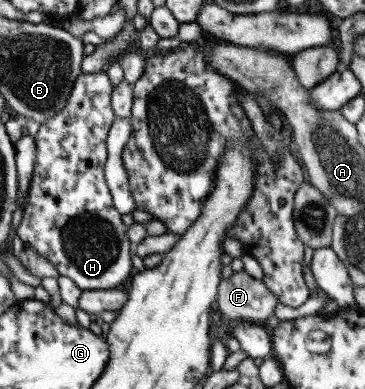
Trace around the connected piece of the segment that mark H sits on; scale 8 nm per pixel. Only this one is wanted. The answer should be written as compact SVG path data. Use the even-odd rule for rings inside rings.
M105 70L98 73L81 73L76 77L66 103L54 117L39 125L35 135L35 164L26 206L21 209L21 221L16 235L24 248L33 249L40 257L49 261L60 276L66 276L84 290L117 288L130 277L132 244L127 238L127 227L122 224L120 214L114 209L107 188L103 165L107 156L105 139L115 117L110 107L113 87Z

